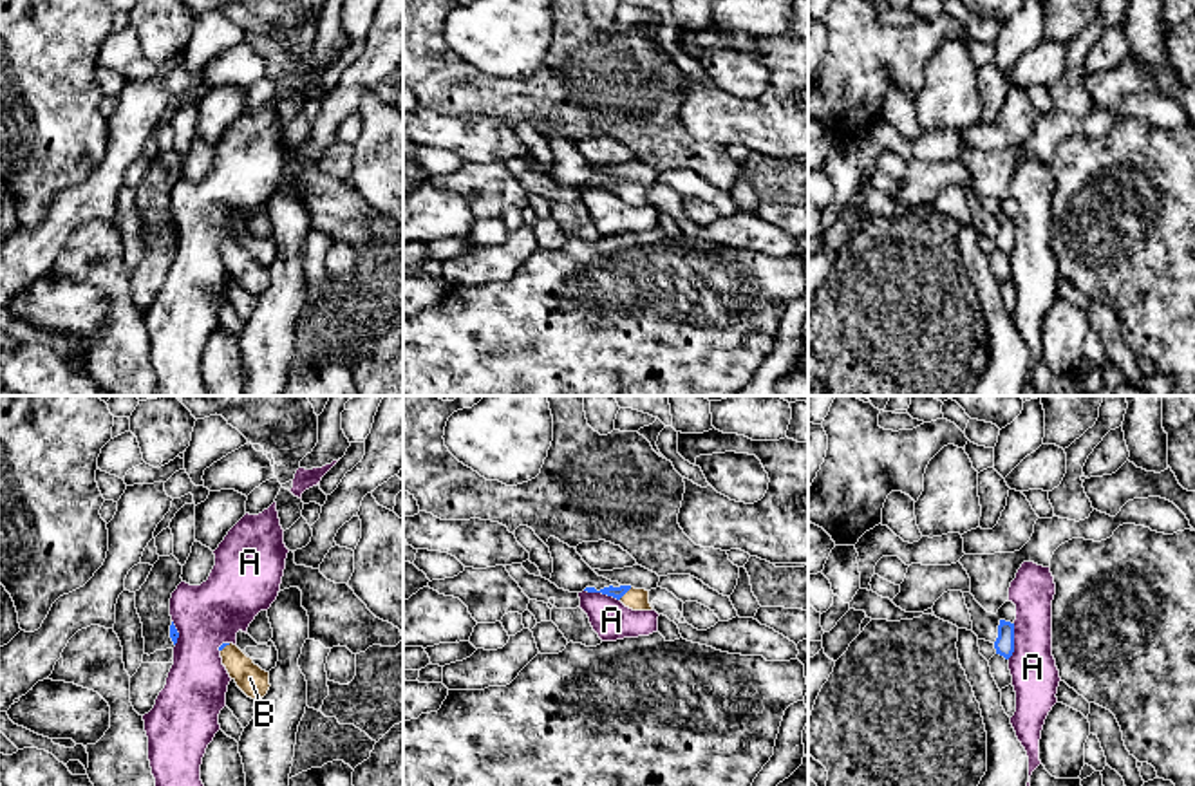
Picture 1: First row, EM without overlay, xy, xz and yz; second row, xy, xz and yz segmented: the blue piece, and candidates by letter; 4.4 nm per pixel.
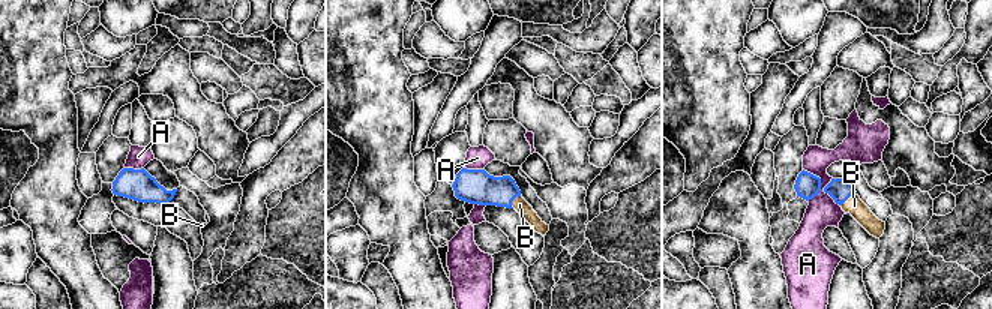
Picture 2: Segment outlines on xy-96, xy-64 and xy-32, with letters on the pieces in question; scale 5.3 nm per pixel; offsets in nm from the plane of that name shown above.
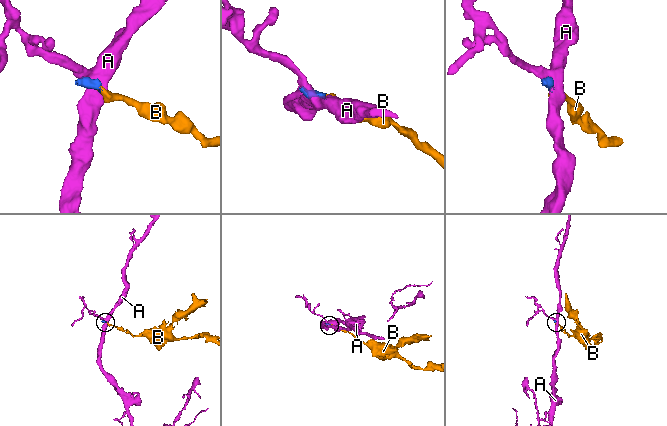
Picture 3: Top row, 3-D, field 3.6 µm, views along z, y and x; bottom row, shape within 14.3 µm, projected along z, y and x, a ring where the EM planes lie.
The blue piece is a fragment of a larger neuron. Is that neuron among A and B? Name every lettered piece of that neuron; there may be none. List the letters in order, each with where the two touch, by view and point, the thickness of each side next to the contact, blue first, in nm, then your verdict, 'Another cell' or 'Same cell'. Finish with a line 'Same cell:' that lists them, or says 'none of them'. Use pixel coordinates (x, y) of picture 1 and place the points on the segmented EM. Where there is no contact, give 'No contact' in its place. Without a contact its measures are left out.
A: Touches blue at xz (602, 593). Thickness 50 nm (blue) against 180 nm. Another cell
B: Touches blue at xz (624, 593). Thickness 50 nm (blue) against 100 nm. Same cell
Same cell: B

